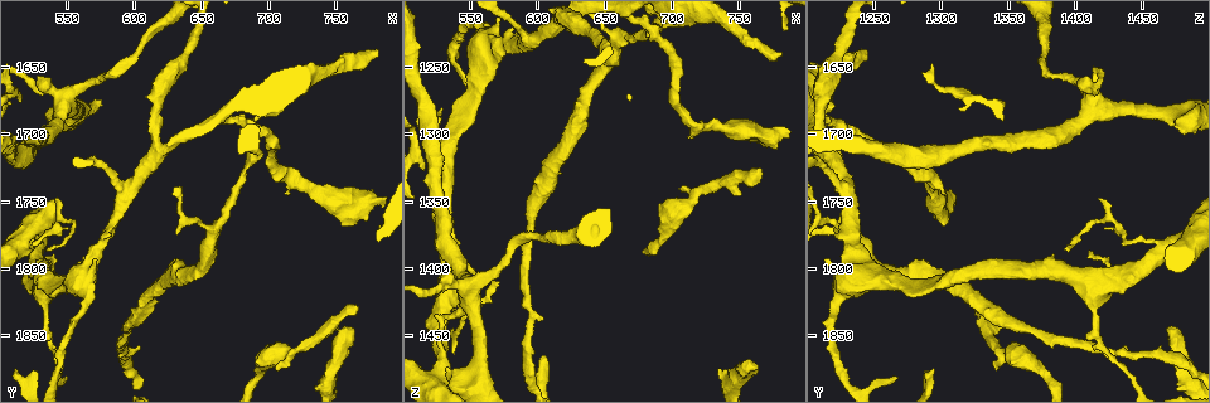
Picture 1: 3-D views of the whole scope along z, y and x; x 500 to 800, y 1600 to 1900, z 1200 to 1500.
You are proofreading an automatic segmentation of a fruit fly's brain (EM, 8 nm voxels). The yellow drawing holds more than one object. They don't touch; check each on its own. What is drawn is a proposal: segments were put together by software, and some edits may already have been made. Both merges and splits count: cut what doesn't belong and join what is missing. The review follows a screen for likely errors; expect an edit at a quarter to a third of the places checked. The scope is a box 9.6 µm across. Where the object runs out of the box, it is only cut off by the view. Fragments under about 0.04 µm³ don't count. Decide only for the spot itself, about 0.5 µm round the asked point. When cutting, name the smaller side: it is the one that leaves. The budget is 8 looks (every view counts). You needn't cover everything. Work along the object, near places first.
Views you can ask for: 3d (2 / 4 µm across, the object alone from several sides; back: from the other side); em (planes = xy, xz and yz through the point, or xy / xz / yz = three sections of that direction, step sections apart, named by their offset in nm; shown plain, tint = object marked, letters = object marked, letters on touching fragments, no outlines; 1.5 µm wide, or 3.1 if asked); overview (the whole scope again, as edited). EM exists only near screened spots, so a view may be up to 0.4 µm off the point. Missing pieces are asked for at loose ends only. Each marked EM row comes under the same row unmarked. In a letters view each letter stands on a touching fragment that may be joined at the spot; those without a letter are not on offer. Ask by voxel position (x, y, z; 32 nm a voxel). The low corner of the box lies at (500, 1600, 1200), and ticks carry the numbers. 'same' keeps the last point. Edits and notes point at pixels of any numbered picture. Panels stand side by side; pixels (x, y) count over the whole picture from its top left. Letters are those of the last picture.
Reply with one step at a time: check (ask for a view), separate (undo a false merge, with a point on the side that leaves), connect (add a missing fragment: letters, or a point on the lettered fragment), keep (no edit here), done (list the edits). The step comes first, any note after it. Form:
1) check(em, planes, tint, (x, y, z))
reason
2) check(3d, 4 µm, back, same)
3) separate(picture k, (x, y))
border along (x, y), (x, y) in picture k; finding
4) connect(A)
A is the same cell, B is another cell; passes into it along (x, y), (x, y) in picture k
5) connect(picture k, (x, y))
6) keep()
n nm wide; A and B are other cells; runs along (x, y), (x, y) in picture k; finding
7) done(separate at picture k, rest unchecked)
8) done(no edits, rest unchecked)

check(3d, 2 µm, back, (768, 1828, 1328))
free end

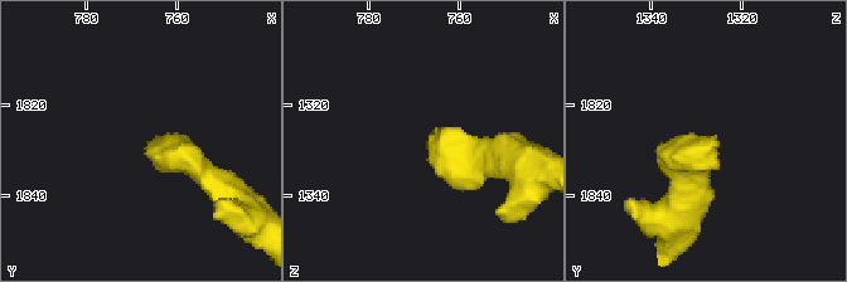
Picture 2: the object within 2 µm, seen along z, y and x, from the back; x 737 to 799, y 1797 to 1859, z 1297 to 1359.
check(em, yz, step 4, tint, (766, 1829, 1329))

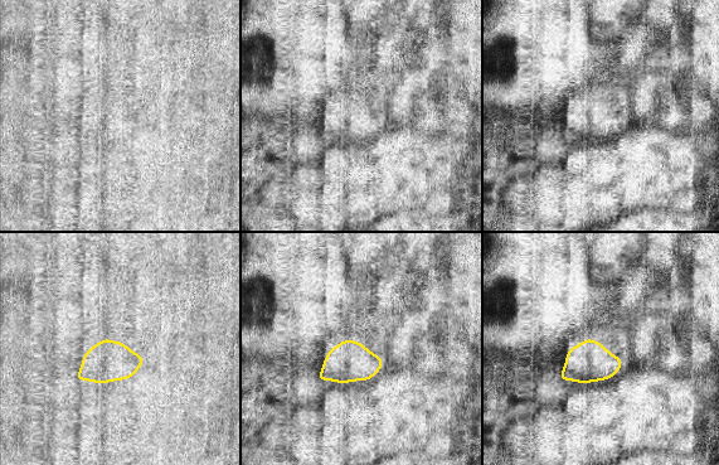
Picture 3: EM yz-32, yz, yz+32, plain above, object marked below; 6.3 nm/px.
check(em, yz, step 4, letters, same)

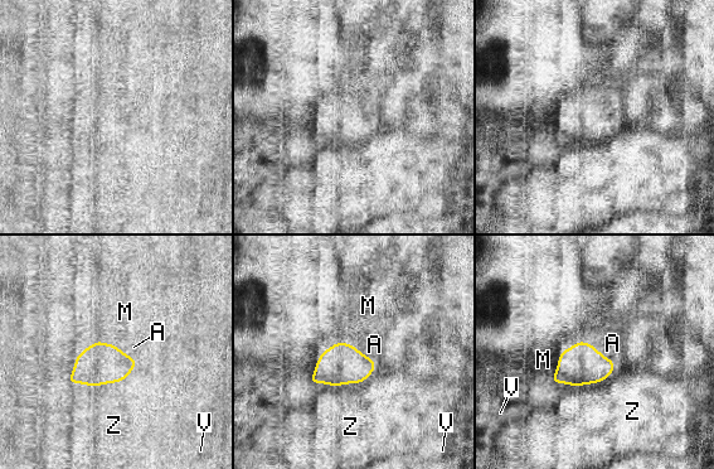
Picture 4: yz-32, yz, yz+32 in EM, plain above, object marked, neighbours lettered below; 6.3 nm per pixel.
connect(A)
160 nm wide; A is the same cell, M, V and Z are other cells; the cell continues

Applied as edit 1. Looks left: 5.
check(overview)

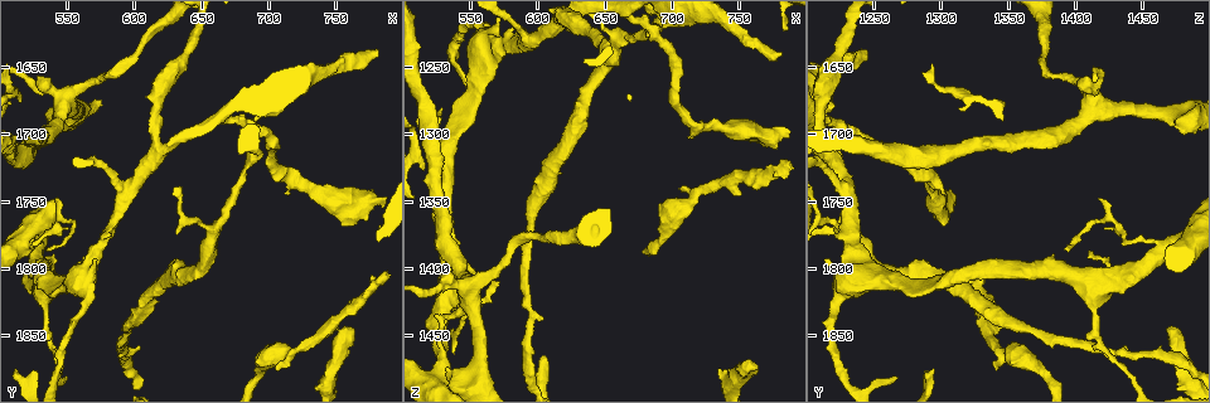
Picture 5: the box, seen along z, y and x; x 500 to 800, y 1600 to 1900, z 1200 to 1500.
check(em, yz, step 8, letters, (532, 1696, 1474))
free end

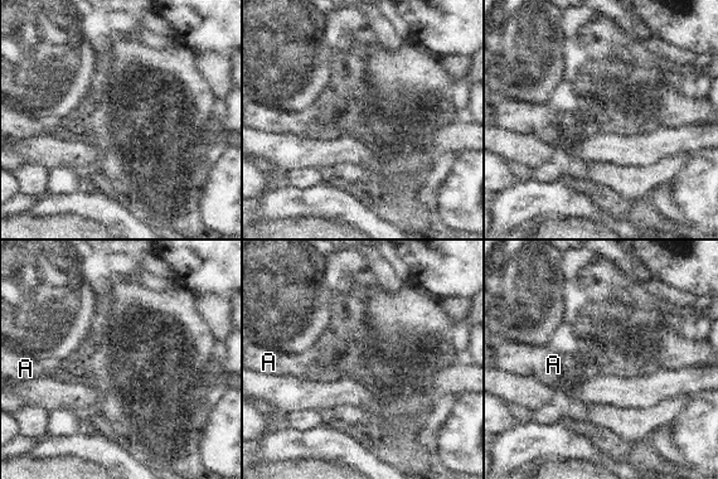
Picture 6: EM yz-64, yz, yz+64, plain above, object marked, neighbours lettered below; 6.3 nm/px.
check(em, planes, letters, same)

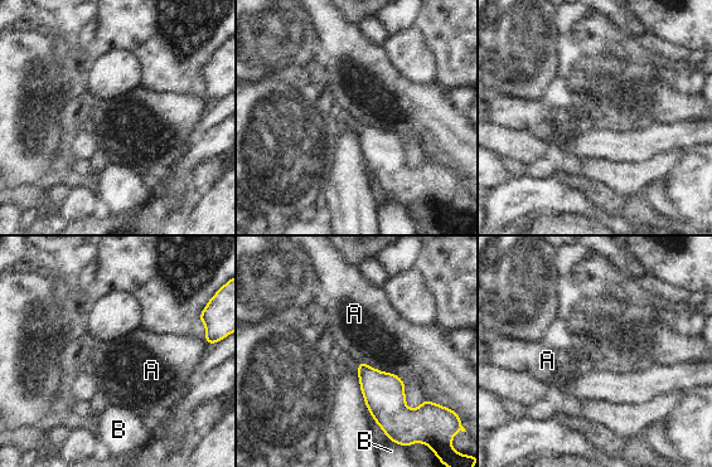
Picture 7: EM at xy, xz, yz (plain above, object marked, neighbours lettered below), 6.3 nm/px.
keep()
A and B are other cells; border along (357, 360), (395, 373), (406, 384) in picture 7; no lettered fragment goes on from it

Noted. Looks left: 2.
check(3d, 2 µm, (528, 1780, 1452))
abrupt turn

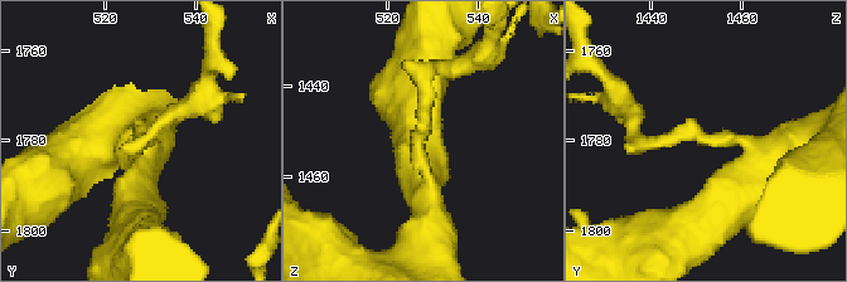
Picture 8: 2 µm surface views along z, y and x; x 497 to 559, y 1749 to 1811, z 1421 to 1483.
check(em, planes, letters, (528, 1780, 1453))

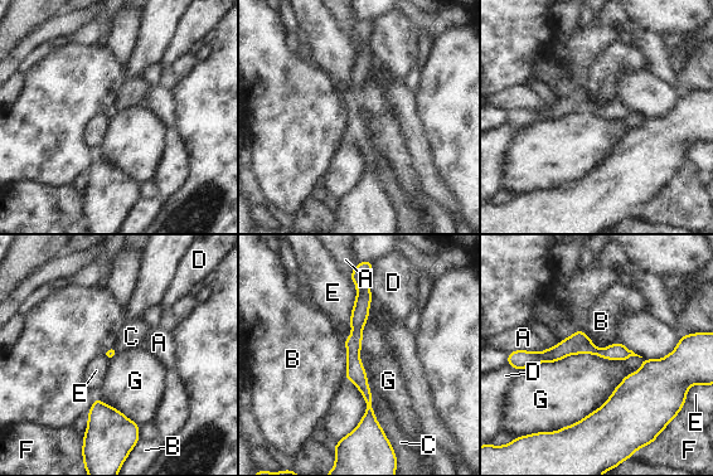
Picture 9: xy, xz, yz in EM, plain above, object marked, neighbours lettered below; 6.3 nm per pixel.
keep()
A, B, C, D, E, F and G are other cells; runs along (677, 351), (664, 364), (590, 348), (525, 362) in picture 9; continuous, no second cell

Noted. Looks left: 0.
done(connect at picture 4, rest unchecked)

